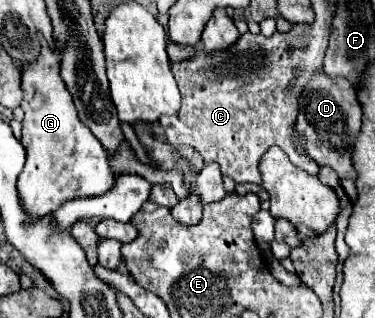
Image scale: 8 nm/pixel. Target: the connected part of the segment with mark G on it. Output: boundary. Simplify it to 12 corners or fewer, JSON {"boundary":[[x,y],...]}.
{"boundary":[[22,67],[18,191],[32,219],[112,189],[108,151],[60,79]]}

